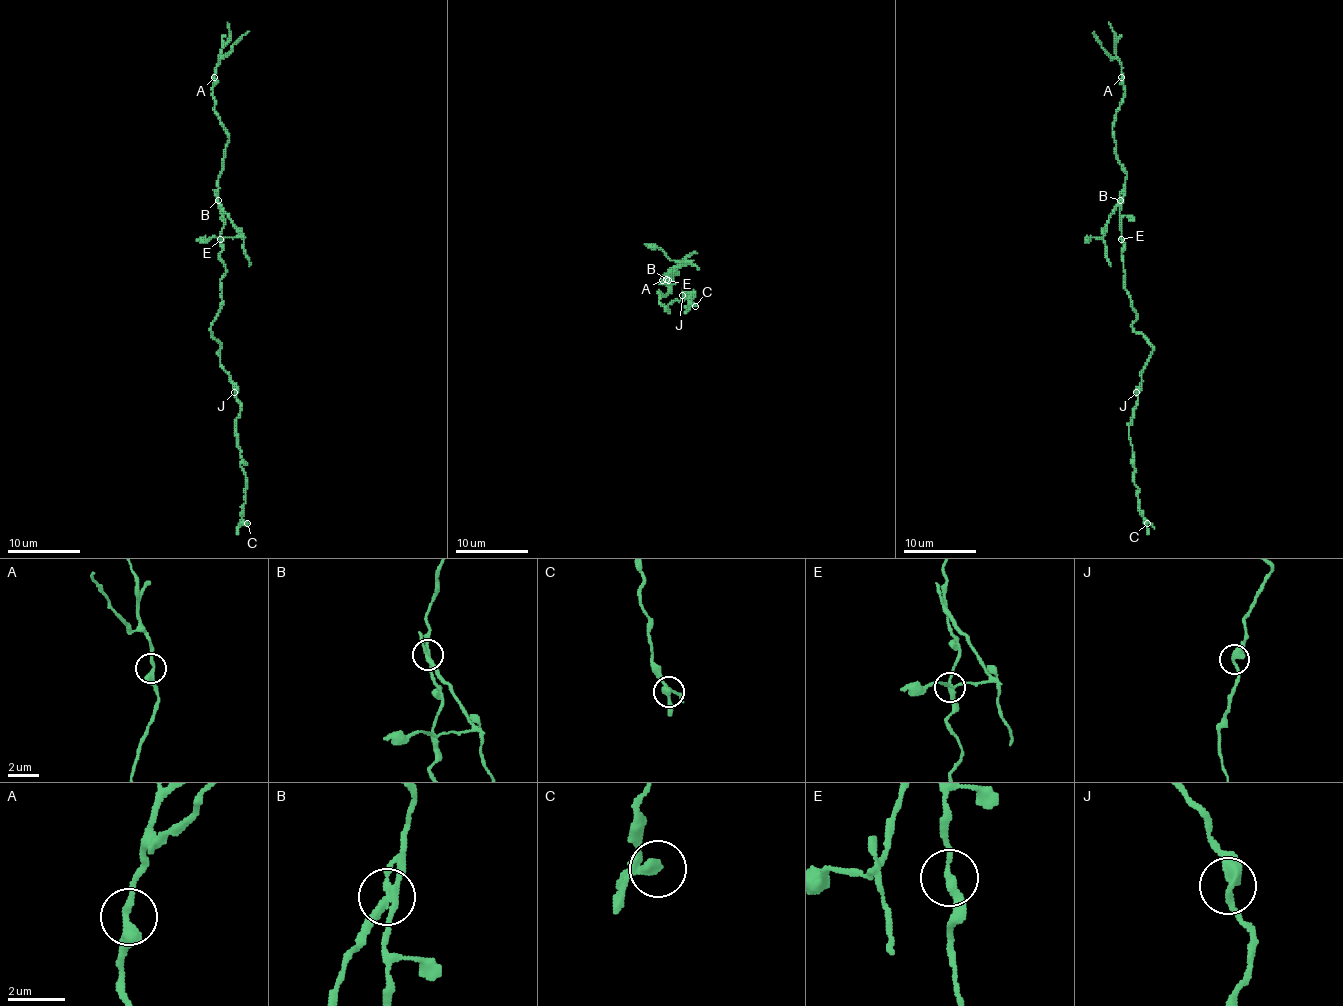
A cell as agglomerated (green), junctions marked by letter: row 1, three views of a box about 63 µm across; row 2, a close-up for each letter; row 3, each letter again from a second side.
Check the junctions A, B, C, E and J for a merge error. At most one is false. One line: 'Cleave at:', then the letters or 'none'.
Cleave at: B

